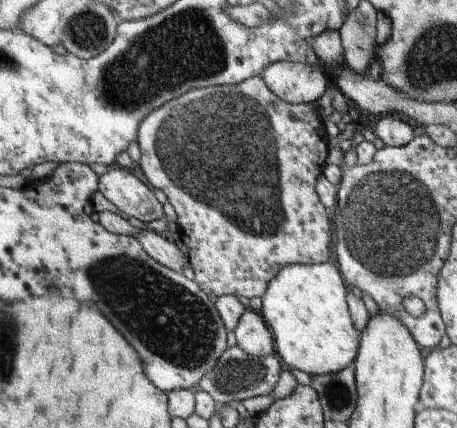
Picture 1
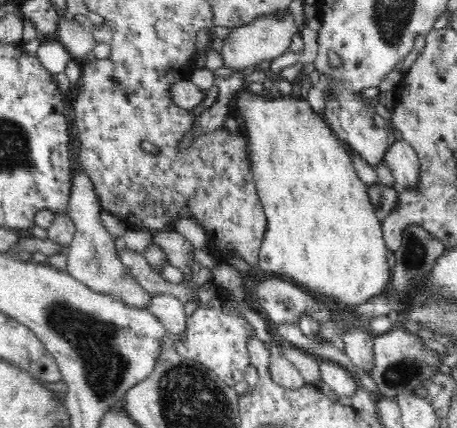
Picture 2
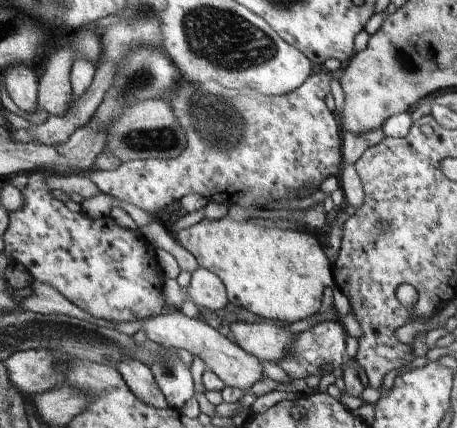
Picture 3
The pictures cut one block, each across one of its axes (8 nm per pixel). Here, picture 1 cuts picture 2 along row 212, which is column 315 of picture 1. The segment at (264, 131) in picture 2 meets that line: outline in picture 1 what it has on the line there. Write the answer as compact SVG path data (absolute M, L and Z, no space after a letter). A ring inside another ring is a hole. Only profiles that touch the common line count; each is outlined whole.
M317 264L317 266L287 266L283 268L267 286L263 294L261 318L273 334L275 354L289 368L307 372L309 376L331 376L349 366L353 366L357 350L359 350L359 332L353 326L349 306L347 306L347 286L339 274L339 268L333 264Z

